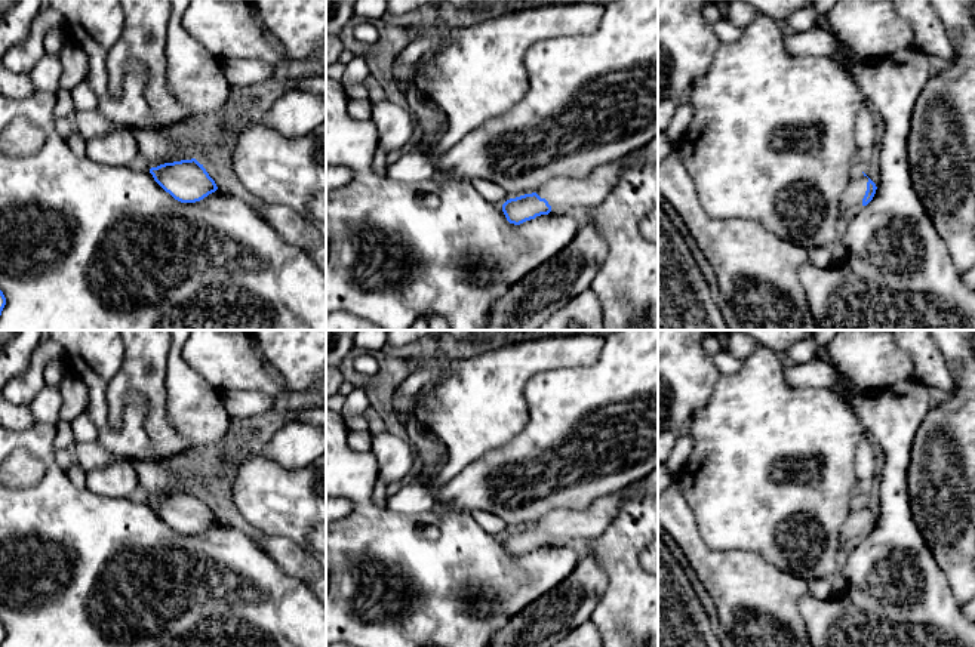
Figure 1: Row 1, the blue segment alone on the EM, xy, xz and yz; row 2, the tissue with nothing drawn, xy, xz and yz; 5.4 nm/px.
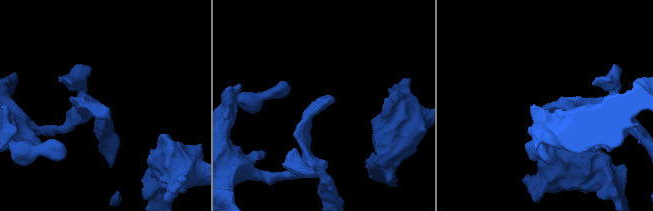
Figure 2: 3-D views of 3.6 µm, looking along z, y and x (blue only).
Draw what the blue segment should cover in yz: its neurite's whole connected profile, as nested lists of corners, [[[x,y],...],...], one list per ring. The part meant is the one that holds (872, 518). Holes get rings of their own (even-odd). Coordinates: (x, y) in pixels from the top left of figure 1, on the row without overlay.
[[[856,503],[842,526],[842,546],[848,549],[856,540],[867,537],[873,532],[876,521],[876,515],[864,503]]]

